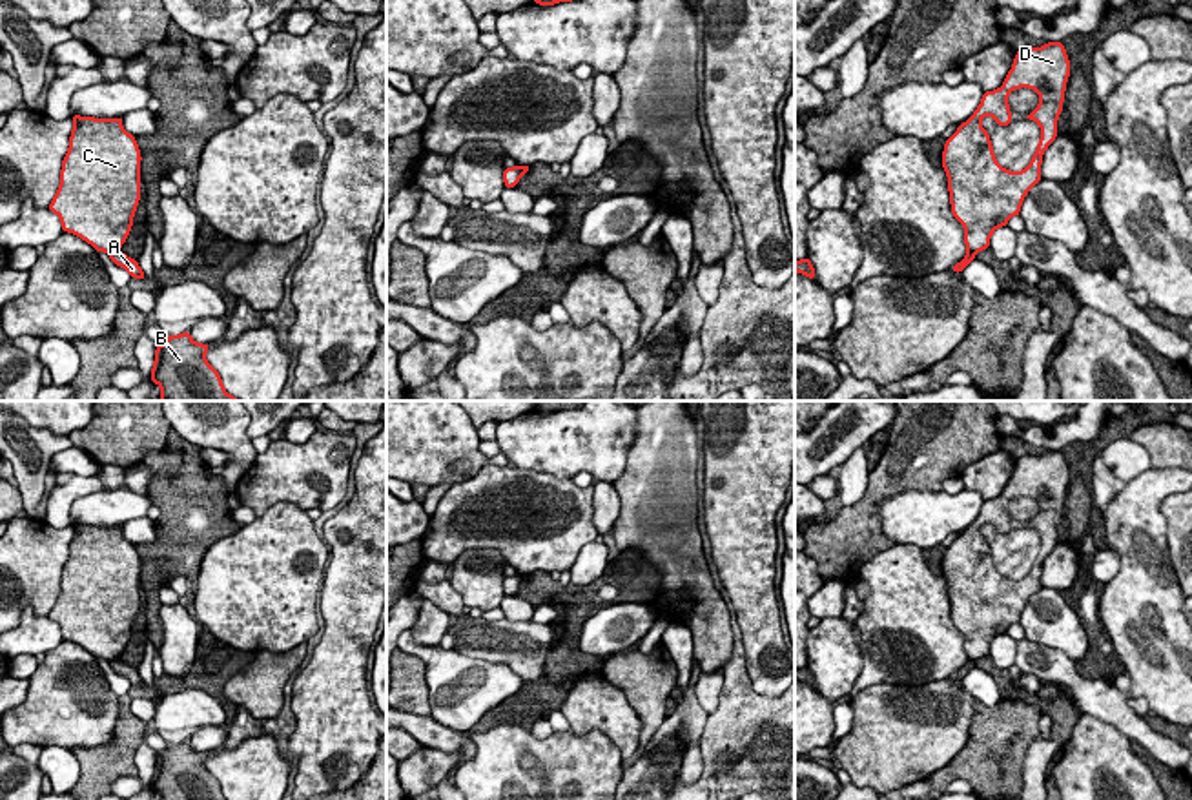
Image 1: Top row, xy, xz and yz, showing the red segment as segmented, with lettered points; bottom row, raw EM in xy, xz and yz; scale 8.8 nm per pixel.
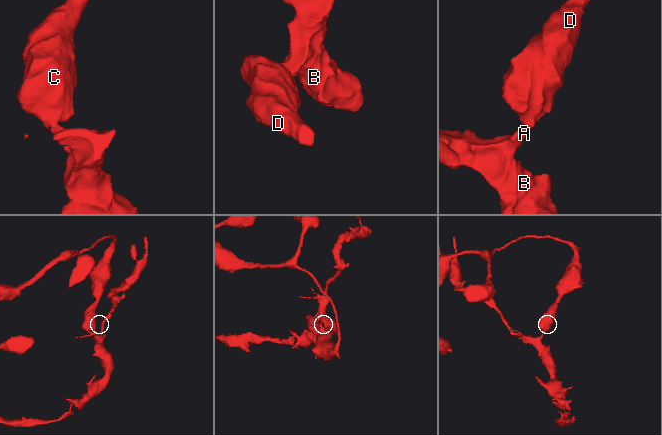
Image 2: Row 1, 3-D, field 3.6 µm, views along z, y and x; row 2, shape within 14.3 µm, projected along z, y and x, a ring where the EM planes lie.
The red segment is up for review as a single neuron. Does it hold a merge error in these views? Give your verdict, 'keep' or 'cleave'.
cleave

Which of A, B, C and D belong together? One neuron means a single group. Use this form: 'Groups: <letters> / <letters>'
Groups: A B / C D

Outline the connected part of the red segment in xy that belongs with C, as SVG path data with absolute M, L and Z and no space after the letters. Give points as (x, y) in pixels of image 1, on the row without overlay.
M73 523L71 527L69 558L49 618L60 625L62 640L78 643L97 660L113 662L126 651L140 609L140 558L135 545L122 536L122 525L106 528Z

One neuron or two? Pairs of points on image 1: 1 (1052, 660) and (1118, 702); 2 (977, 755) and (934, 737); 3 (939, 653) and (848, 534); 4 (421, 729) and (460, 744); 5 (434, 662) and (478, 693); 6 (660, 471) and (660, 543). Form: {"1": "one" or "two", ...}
{"1": "one", "2": "two", "3": "two", "4": "one", "5": "one", "6": "one"}

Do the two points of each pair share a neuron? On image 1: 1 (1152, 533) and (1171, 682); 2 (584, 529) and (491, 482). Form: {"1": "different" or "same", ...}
{"1": "same", "2": "same"}

